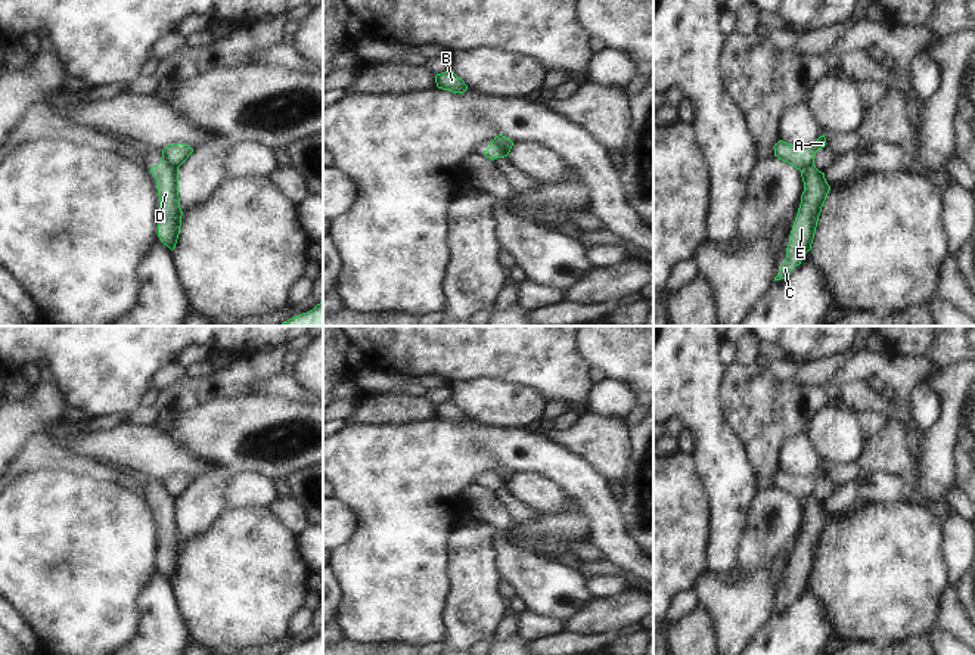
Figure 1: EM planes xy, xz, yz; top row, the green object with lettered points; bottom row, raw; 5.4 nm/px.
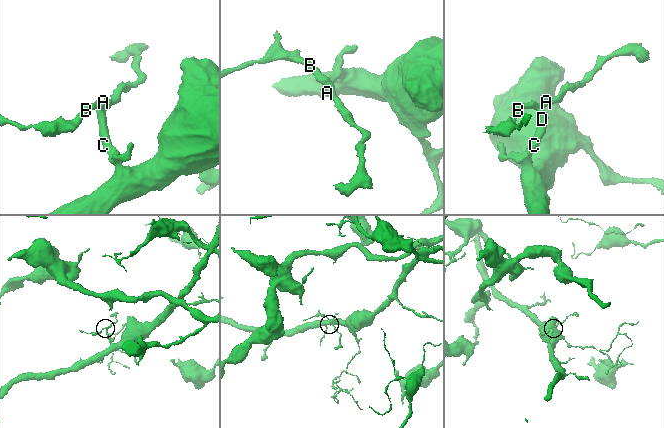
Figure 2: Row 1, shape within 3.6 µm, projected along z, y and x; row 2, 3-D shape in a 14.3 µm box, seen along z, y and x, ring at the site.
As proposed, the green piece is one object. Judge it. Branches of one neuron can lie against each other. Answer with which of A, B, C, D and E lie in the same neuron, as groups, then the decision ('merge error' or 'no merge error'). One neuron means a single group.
groups A B / C D E; merge error

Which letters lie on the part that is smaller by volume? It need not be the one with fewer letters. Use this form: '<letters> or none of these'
A, B

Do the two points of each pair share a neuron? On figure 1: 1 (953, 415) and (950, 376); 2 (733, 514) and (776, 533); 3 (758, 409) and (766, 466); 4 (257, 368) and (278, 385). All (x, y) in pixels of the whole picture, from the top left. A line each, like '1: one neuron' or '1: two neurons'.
1: one neuron
2: two neurons
3: one neuron
4: two neurons

